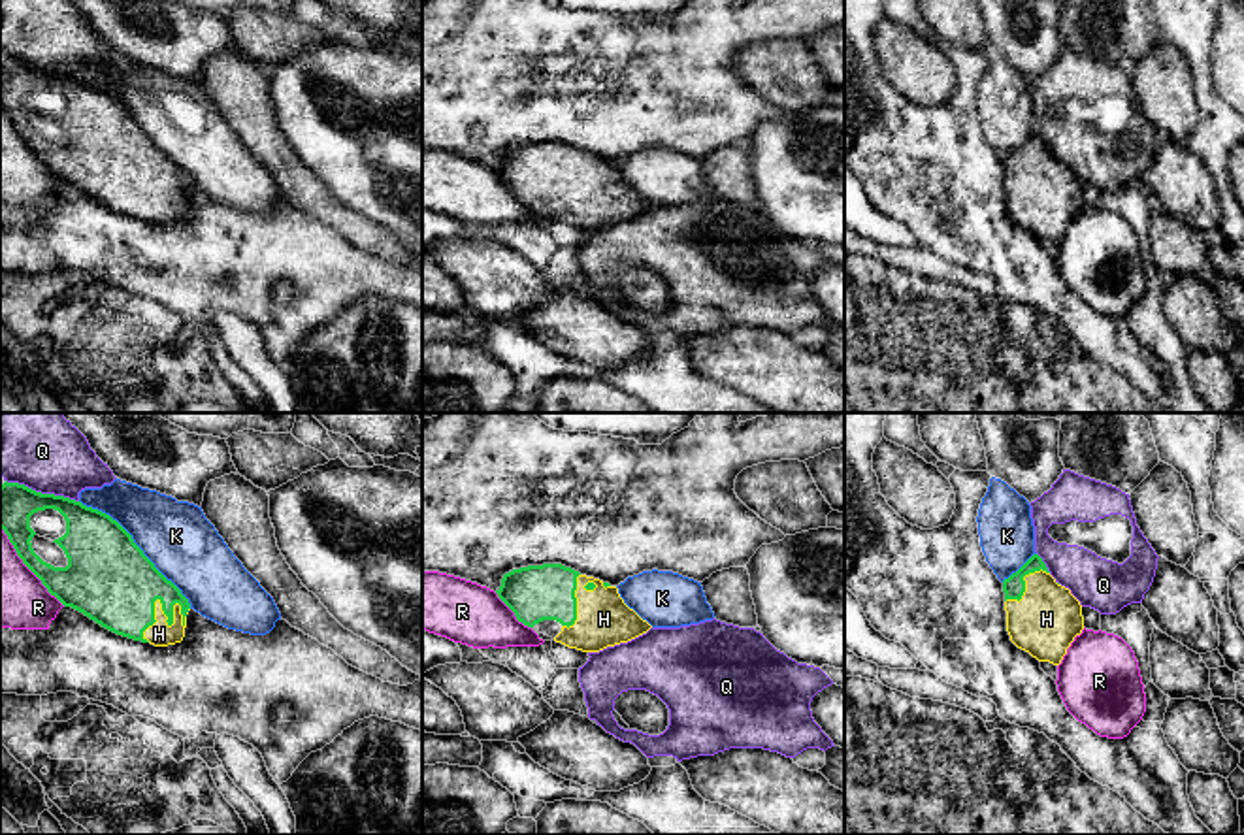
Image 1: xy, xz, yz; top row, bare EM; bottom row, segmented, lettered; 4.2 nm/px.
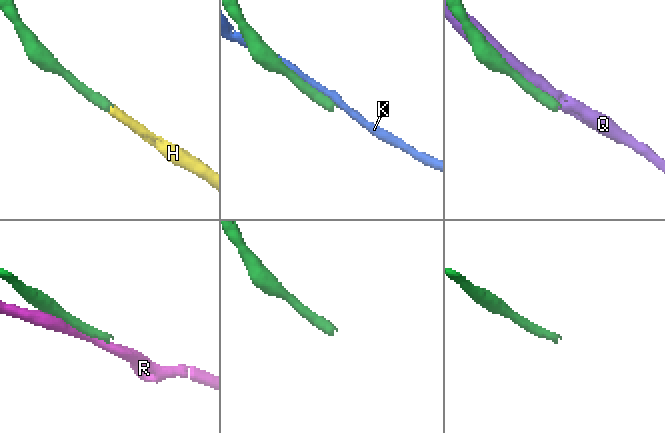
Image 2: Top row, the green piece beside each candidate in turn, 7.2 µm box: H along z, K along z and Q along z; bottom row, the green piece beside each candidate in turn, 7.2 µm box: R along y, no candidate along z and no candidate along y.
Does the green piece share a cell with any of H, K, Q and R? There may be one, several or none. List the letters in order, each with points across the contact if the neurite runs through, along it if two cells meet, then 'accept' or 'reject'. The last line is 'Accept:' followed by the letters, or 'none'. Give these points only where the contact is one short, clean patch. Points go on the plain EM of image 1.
H: way xy (115, 163), (164, 191), (159, 212); accept
K: reject
Q: reject
R: reject
Accept: H

